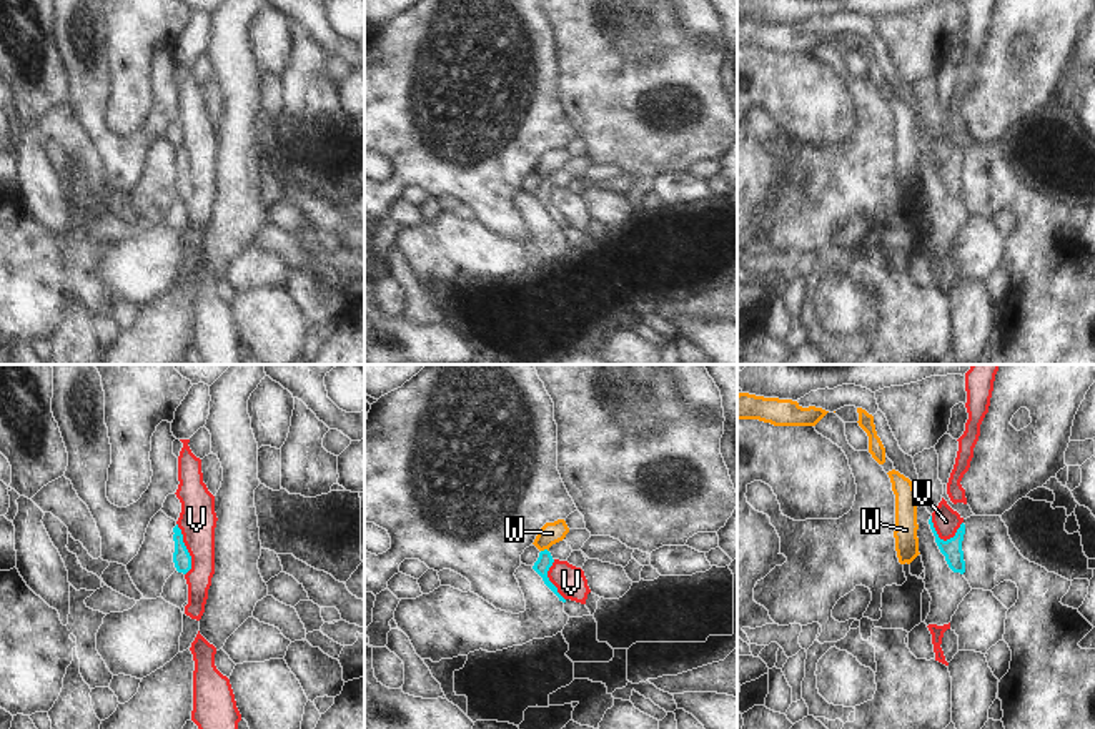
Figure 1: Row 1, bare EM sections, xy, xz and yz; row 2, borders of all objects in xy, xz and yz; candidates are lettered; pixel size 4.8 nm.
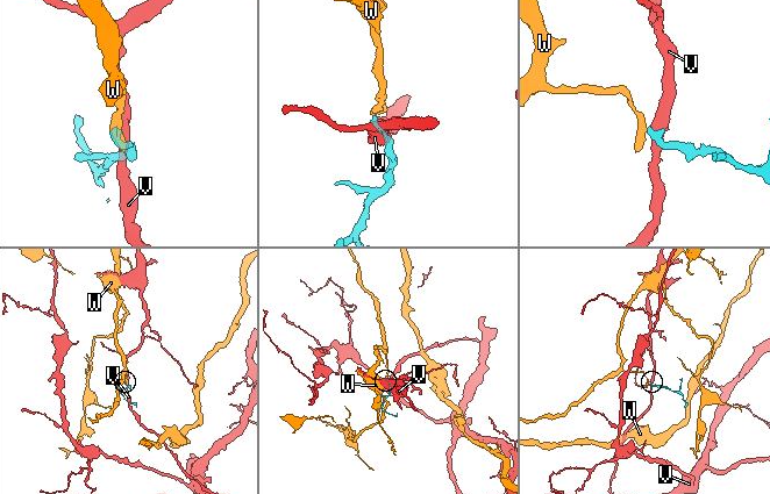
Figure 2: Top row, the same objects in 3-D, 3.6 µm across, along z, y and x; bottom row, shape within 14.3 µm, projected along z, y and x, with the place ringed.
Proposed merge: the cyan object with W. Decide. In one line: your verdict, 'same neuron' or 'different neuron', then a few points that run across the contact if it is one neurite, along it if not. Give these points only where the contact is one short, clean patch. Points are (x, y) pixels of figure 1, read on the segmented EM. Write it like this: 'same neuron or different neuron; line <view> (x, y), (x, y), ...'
same neuron; line xz (545, 561), (545, 550), (545, 540), (551, 533)

